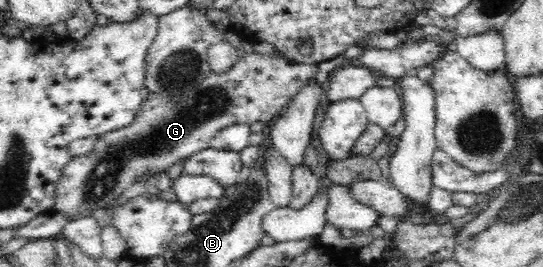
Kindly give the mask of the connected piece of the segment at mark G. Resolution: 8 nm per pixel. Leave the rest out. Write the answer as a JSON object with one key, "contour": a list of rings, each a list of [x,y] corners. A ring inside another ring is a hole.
{"contour":[[[253,50],[246,52],[238,62],[224,74],[216,74],[210,70],[210,74],[201,79],[192,88],[184,90],[182,96],[171,94],[143,94],[136,116],[130,126],[124,126],[120,130],[112,130],[108,134],[96,137],[94,148],[84,156],[72,157],[63,168],[62,176],[56,184],[56,196],[53,210],[63,212],[71,220],[92,216],[94,210],[105,208],[106,204],[122,196],[122,192],[134,181],[144,178],[148,172],[154,174],[165,173],[170,166],[176,164],[182,158],[188,158],[191,154],[210,147],[210,141],[216,133],[232,124],[254,124],[263,122],[269,125],[284,112],[288,102],[300,92],[300,88],[307,82],[307,78],[317,72],[317,65],[301,66],[290,59],[276,55],[261,55]]]}

